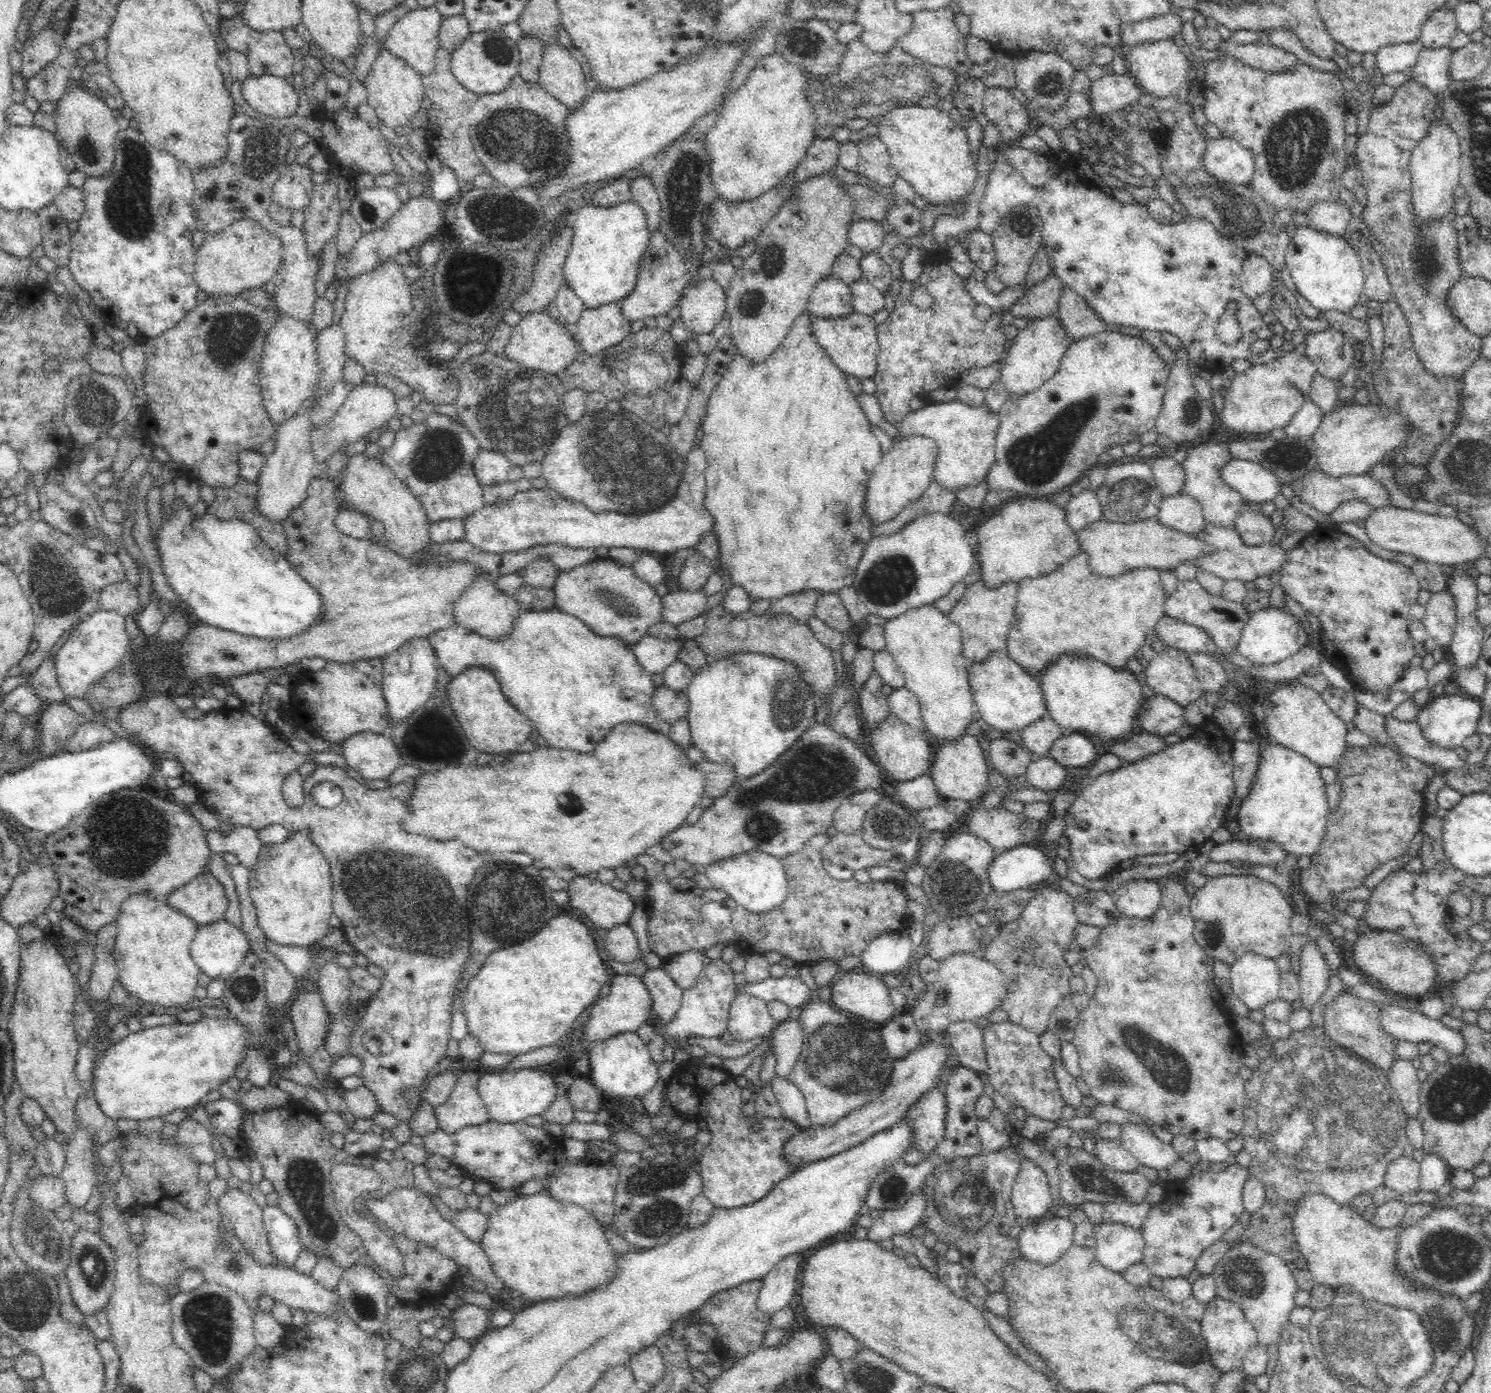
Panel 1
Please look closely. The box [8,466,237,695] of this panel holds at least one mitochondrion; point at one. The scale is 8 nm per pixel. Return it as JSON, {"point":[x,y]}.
{"point":[52,581]}

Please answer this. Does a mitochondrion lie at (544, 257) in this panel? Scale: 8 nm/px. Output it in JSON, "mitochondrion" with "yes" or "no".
{"mitochondrion":"no"}

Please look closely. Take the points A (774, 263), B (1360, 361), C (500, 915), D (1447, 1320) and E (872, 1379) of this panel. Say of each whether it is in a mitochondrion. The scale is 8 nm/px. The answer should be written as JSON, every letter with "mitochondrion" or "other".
{"A":"mitochondrion","B":"other","C":"mitochondrion","D":"mitochondrion","E":"mitochondrion"}

